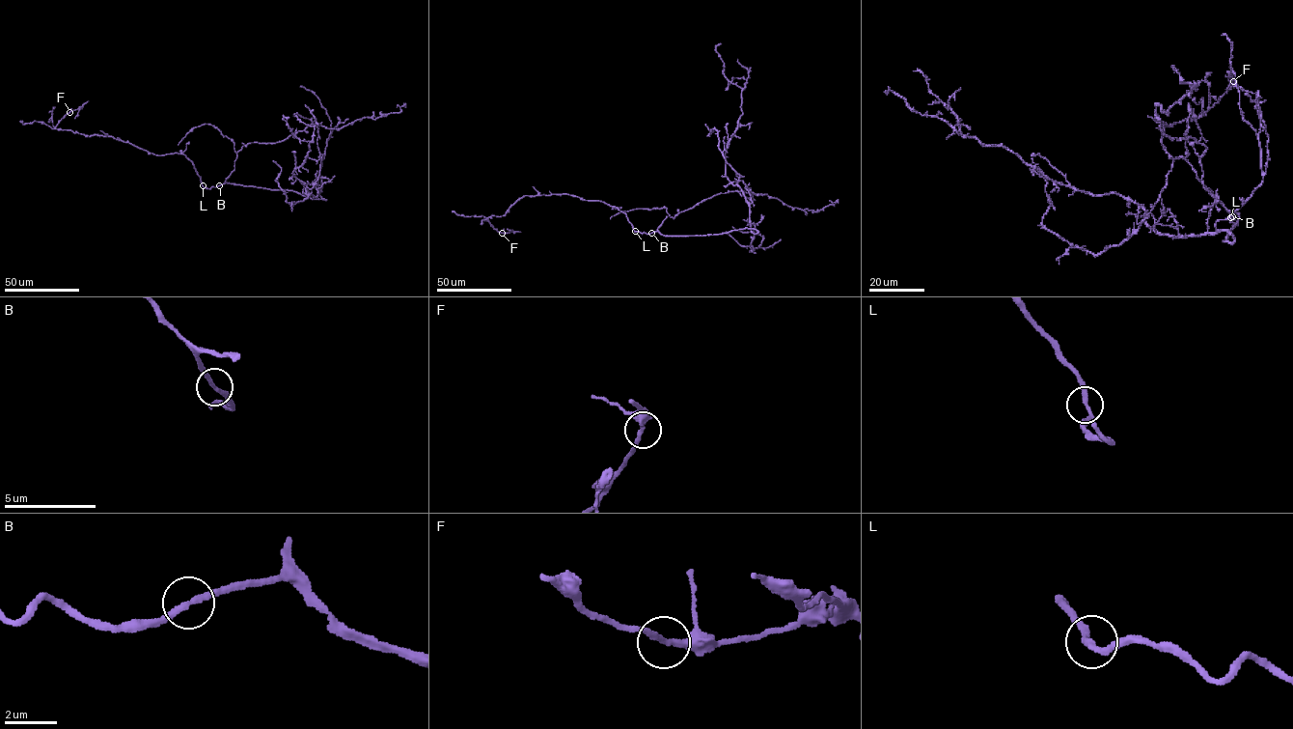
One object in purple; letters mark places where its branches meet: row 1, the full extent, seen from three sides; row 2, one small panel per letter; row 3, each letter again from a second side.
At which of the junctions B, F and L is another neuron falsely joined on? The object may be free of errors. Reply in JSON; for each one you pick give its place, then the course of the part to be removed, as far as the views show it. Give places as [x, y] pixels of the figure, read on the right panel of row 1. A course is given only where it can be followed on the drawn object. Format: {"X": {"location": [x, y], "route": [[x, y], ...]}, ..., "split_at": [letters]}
{"split_at": []}

